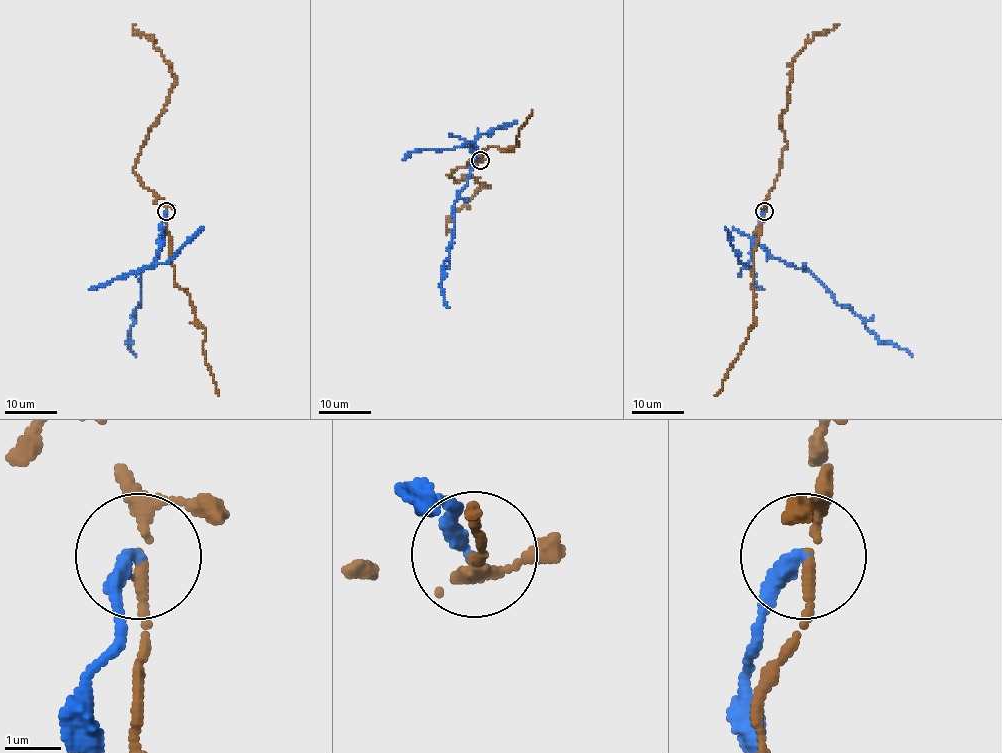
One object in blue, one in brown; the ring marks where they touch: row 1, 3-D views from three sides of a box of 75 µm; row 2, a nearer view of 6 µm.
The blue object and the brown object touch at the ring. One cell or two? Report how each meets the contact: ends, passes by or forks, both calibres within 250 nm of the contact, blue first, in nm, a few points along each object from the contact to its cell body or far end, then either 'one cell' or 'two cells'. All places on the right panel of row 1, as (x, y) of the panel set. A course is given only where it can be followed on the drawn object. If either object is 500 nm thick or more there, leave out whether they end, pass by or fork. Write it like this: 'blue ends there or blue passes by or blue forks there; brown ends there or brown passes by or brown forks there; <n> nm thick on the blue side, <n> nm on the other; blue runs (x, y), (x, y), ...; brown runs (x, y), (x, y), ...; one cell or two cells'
blue ends there; brown forks there; 280 nm thick on the blue side, 140 nm on the other; blue runs (764, 212), (753, 244), (772, 257), (810, 270), (836, 301), (863, 319), (880, 340), (912, 356); brown runs (764, 212), (786, 144), (781, 115), (789, 102), (788, 89), (793, 60), (816, 34), (825, 33), (838, 24); two cells

